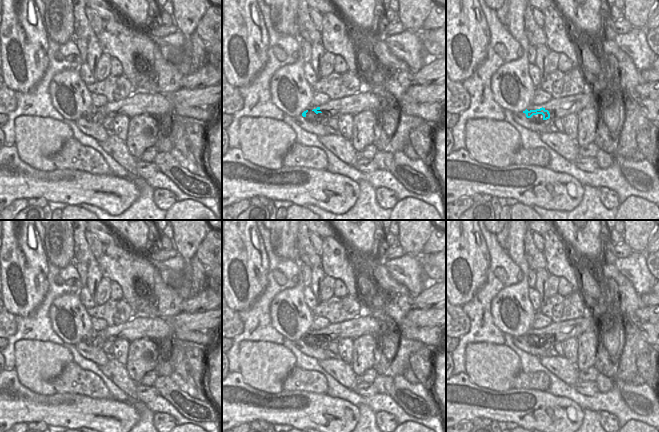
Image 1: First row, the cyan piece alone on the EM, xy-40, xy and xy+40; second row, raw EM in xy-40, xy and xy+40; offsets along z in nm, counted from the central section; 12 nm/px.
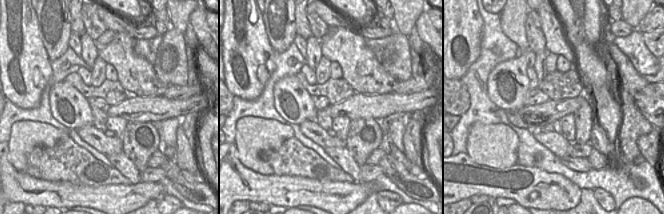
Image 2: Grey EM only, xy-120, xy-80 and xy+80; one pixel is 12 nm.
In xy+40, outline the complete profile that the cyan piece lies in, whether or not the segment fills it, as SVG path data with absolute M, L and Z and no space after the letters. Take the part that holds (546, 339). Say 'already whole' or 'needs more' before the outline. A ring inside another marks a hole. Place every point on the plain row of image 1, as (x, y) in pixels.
needs more; M591 314L584 315L582 318L571 319L564 322L553 322L542 329L530 329L523 337L527 342L538 343L541 346L549 344L551 337L554 342L550 345L552 348L557 342L563 342L569 338L578 338L587 329L595 328L595 319Z

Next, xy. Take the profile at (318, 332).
needs more; M376 313L371 317L356 317L349 321L340 323L330 323L320 330L309 330L302 337L303 341L314 343L317 346L323 346L329 337L332 342L339 342L344 338L353 340L364 334L377 335L381 330L381 320Z

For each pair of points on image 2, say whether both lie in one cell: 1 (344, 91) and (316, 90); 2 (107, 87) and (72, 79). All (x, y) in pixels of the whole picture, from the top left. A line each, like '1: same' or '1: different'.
1: same
2: same

